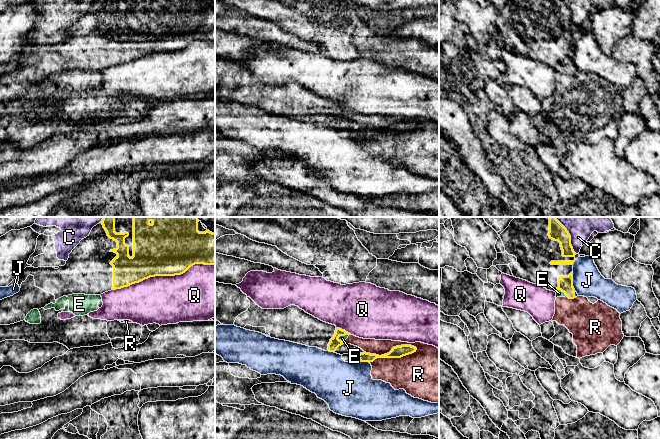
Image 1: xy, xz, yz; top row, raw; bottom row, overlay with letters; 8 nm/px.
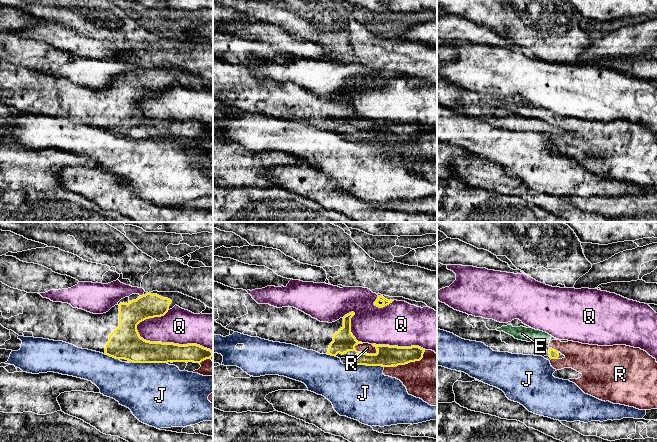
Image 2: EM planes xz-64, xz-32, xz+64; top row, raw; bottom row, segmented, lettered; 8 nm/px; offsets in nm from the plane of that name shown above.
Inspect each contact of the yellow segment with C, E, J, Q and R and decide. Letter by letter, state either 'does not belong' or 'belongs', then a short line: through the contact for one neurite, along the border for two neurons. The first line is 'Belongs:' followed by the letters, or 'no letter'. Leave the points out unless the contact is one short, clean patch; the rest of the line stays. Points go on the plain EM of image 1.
Belongs: no letter
C: does not belong
E: does not belong; line xz (348, 110), (337, 114)
J: does not belong
Q: does not belong
R: does not belong

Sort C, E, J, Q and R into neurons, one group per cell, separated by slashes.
C / E R / J / Q

